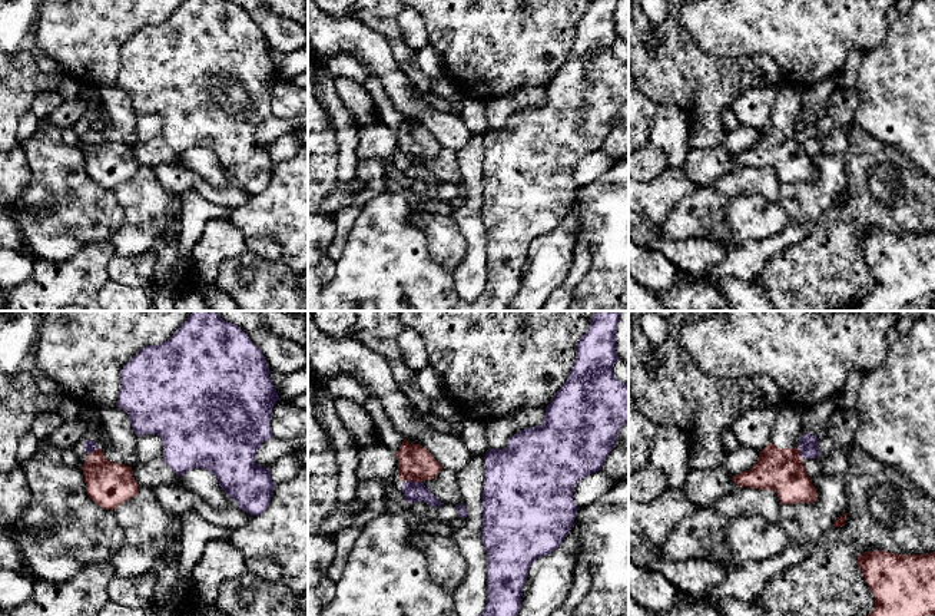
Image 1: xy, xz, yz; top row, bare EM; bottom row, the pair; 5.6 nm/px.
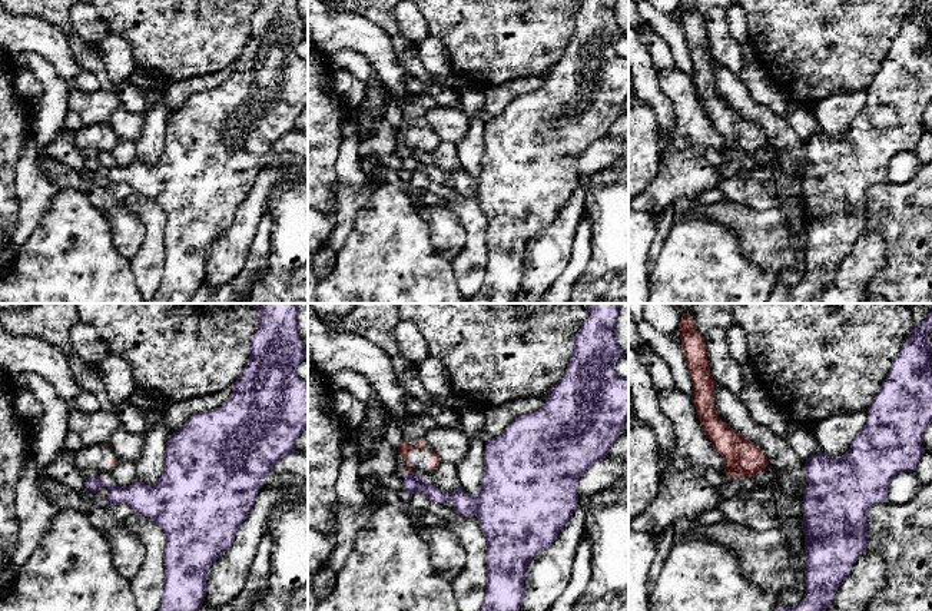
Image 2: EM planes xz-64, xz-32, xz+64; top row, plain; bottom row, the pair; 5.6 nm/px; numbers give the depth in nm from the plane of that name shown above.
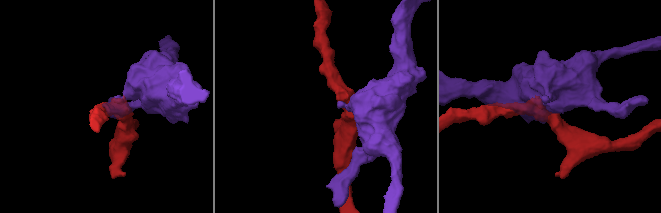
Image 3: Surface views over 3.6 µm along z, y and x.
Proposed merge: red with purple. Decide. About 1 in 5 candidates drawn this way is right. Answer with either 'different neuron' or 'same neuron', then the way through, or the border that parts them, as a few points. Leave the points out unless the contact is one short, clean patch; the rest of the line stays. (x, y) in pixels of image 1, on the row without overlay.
different neuron | along xz (407, 159), (421, 162)

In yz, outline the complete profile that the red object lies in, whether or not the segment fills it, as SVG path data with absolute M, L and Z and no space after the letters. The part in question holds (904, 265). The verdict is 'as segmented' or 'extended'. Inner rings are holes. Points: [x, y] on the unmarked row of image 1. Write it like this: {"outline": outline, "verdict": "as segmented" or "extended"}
{"outline": "M865 231L858 235L858 245L872 269L875 287L855 311L903 311L924 297L935 295L935 231L906 235Z", "verdict": "as segmented"}

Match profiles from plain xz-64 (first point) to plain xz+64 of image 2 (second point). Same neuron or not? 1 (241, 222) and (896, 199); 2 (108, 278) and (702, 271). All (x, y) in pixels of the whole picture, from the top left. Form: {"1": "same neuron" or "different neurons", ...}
{"1": "different neurons", "2": "same neuron"}

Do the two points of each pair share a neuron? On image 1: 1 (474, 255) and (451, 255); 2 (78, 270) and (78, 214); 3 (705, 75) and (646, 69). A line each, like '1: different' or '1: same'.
1: different
2: different
3: same

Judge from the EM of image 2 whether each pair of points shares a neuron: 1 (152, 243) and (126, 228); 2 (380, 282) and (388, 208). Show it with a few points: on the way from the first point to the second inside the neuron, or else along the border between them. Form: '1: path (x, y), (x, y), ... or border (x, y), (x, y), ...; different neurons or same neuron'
1: border (126, 208), (143, 229), (142, 245), (130, 259); different neurons
2: path (387, 264), (388, 226); same neuron

